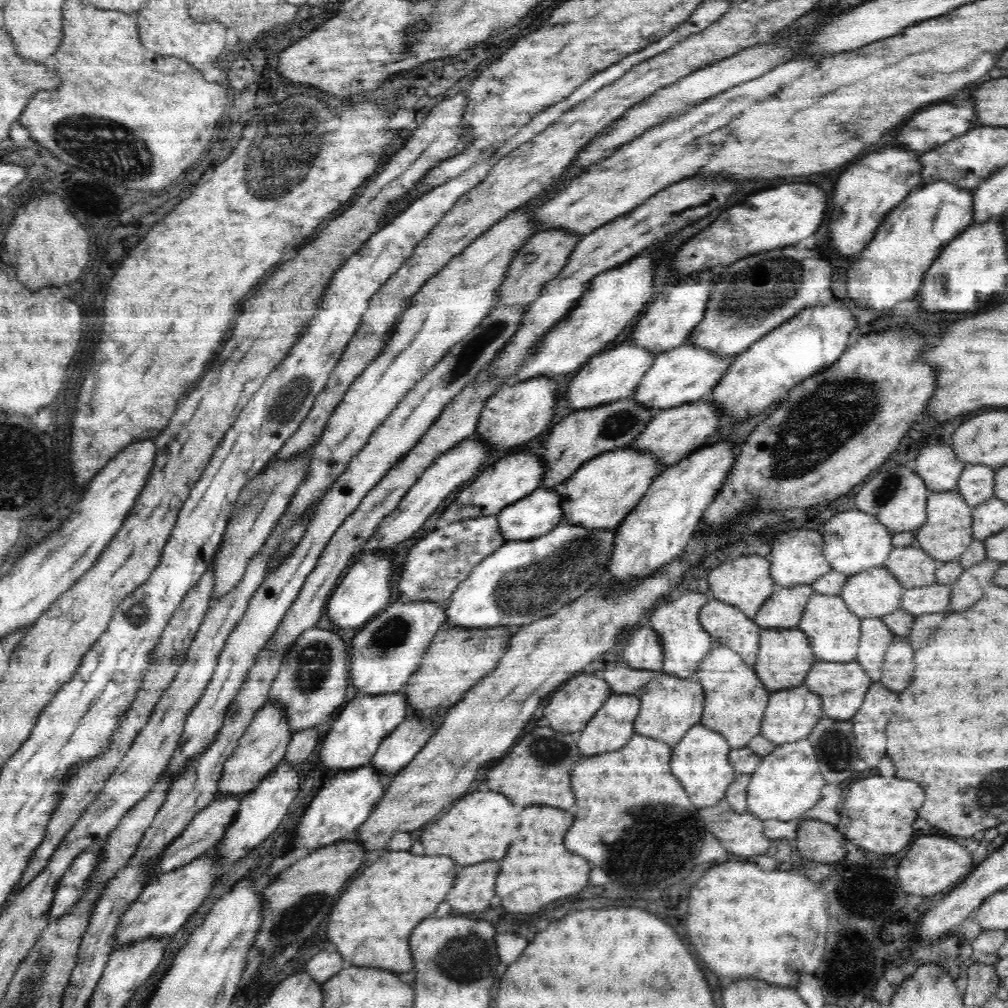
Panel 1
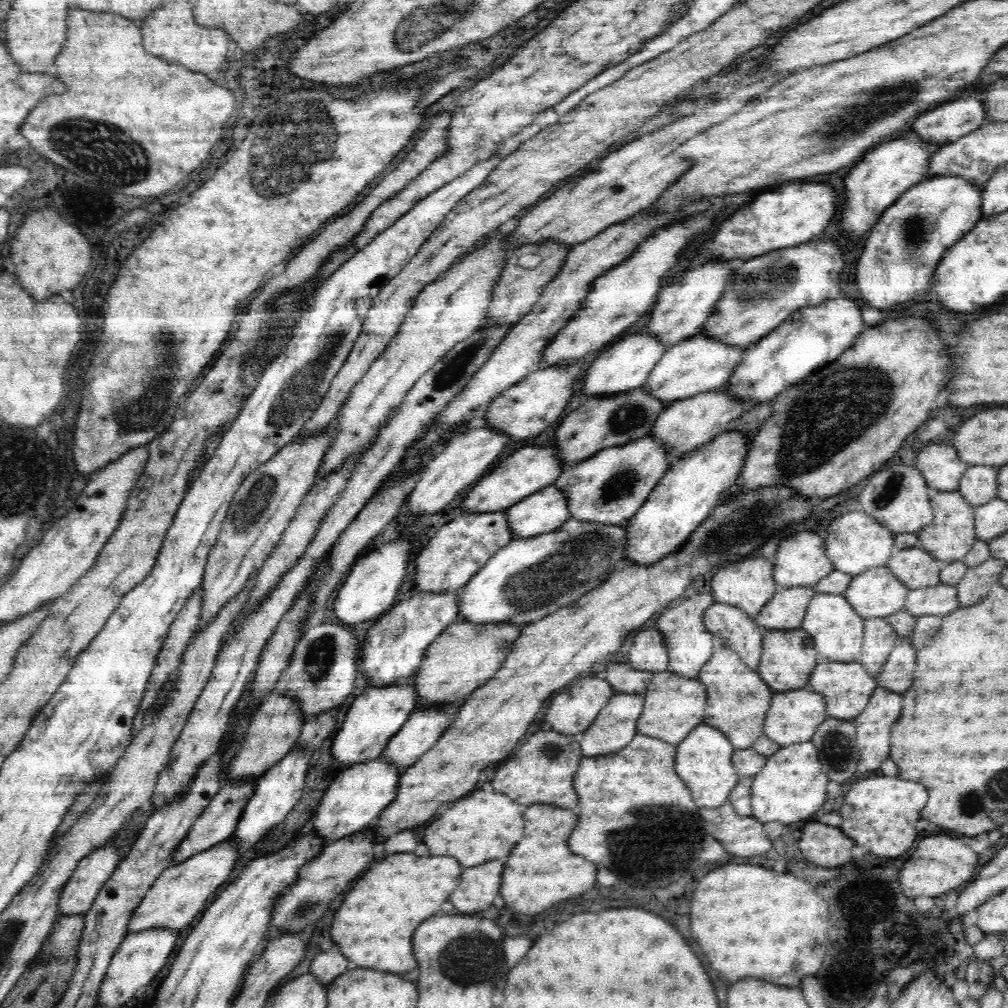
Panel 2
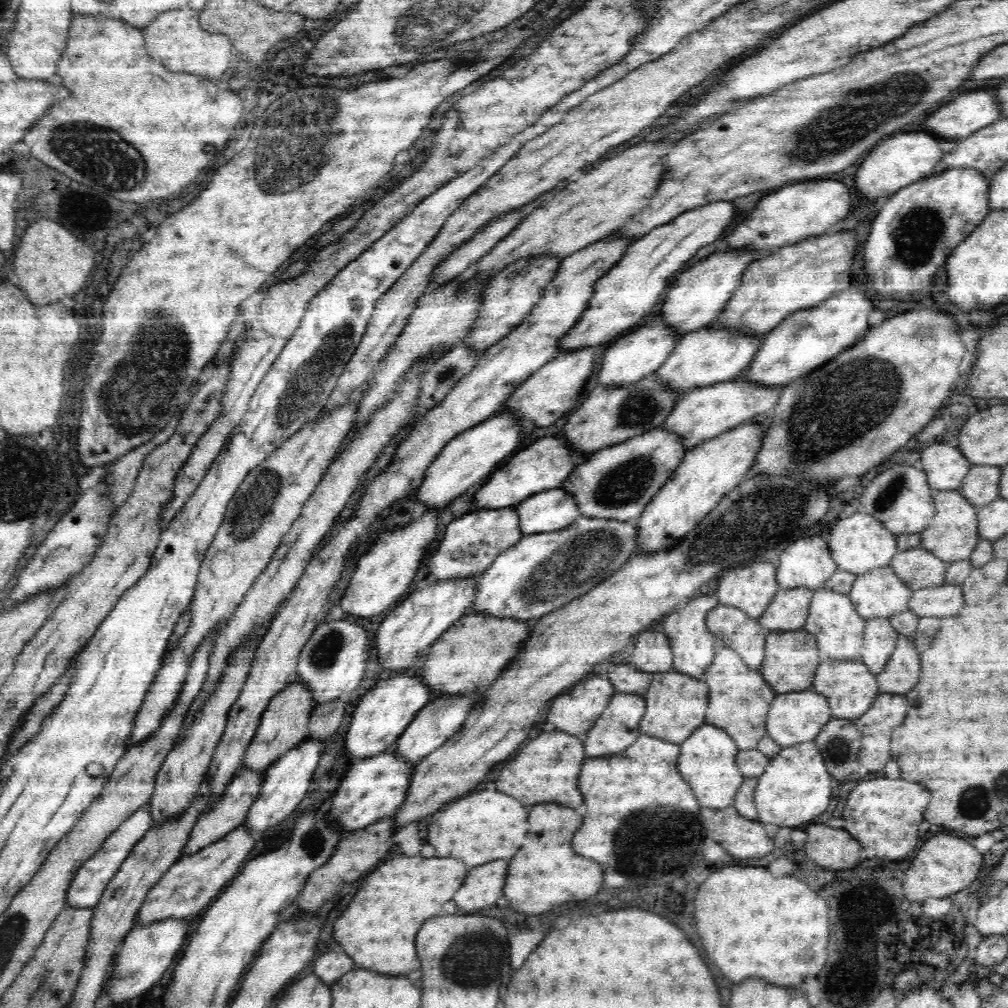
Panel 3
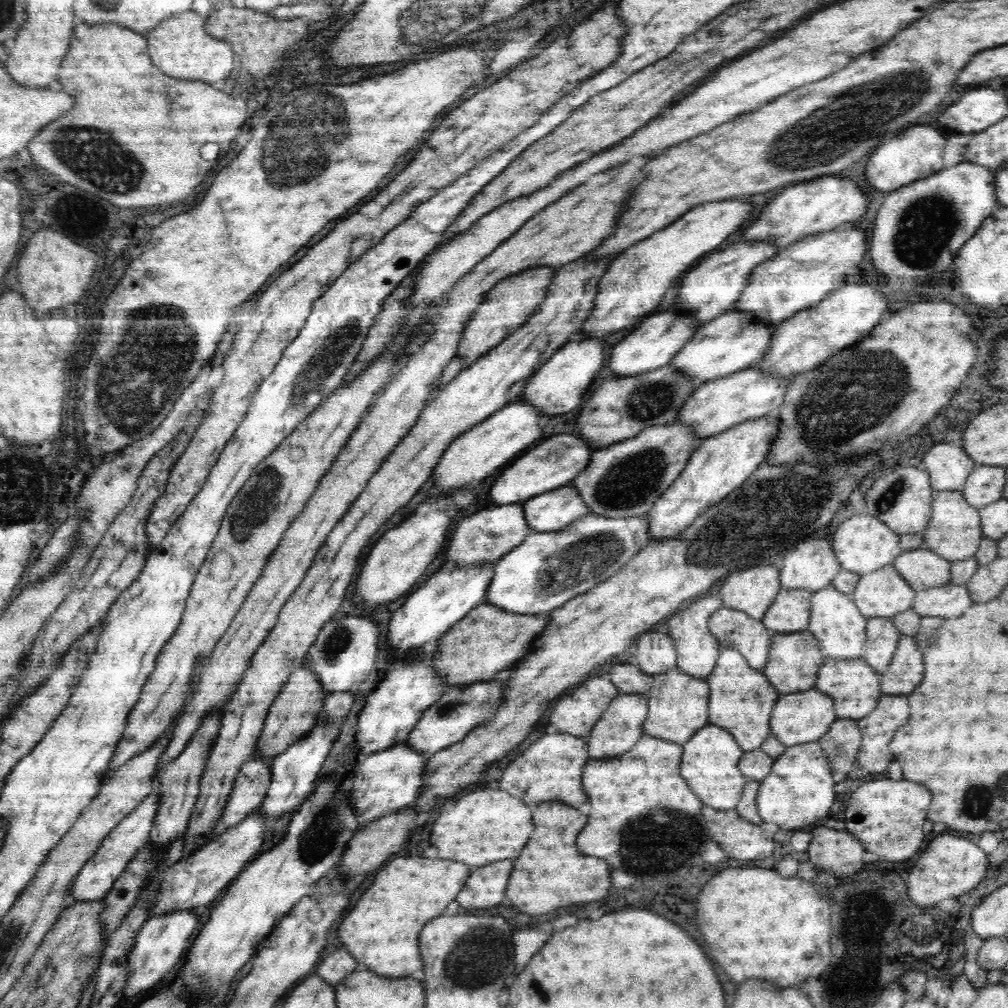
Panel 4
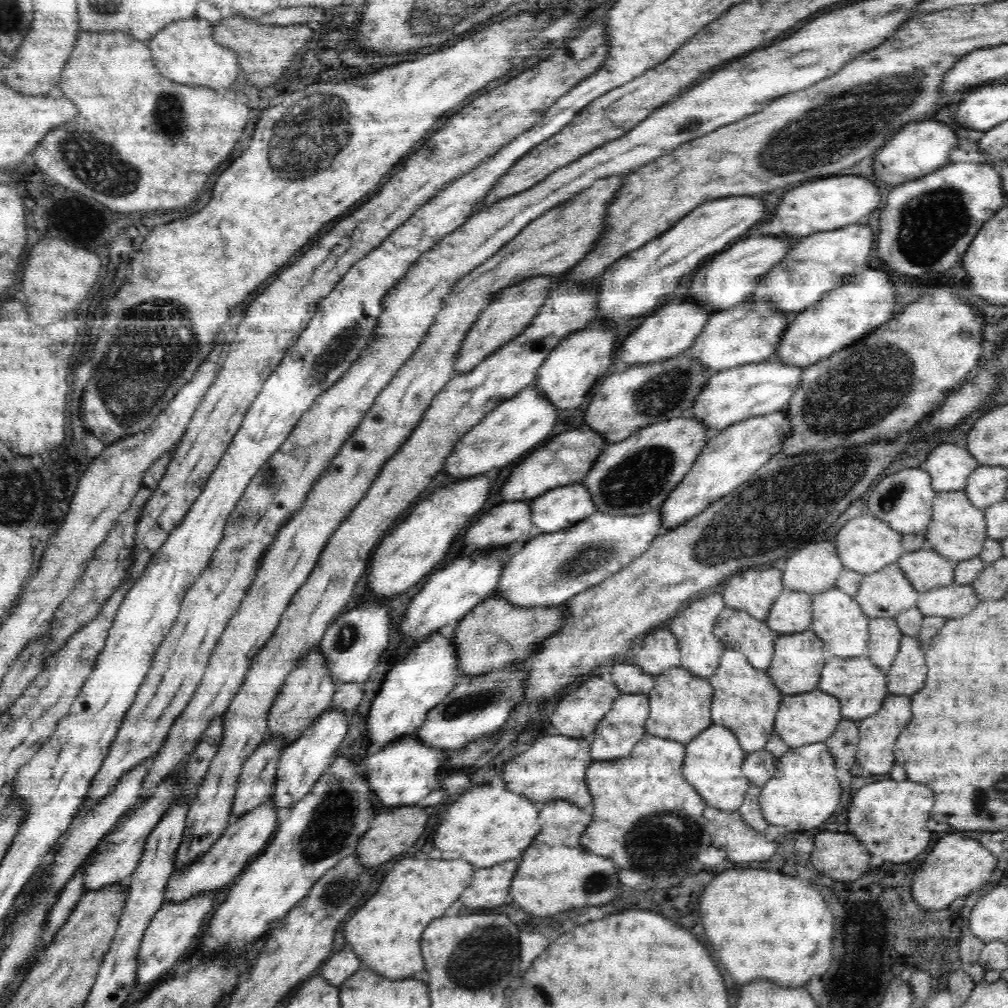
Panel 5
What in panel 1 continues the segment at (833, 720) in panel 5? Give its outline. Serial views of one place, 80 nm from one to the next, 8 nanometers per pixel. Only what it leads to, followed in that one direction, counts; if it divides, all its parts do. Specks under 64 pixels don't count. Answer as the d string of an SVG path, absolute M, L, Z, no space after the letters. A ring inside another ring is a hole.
M806 685L773 691L770 692L770 698L766 710L764 710L761 736L777 745L796 742L798 739L807 739L823 717L820 695L808 690Z

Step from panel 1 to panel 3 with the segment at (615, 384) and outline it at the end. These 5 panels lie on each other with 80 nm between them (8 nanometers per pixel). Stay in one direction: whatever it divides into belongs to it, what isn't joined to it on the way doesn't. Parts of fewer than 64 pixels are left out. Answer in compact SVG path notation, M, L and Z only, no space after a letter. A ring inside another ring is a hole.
M660 316L650 319L649 324L634 328L609 345L603 354L601 368L598 372L598 386L628 386L634 382L640 382L652 374L664 364L664 360L672 354L674 346L682 336L674 333L670 325L665 324Z

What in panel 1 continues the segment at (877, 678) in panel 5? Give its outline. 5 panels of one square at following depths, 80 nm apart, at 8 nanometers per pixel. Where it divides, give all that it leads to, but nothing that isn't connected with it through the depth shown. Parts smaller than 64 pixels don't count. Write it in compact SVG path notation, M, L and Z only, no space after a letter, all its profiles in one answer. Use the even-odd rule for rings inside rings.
M817 660L804 680L804 685L808 687L808 690L820 695L823 716L843 721L850 720L860 710L864 696L872 683L873 680L857 660L845 663Z

